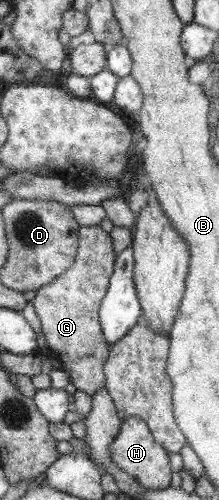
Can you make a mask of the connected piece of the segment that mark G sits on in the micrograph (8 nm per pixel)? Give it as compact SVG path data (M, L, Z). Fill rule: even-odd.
M84 226L80 245L76 265L56 278L54 283L39 290L32 303L42 322L51 352L61 359L77 390L95 397L106 387L104 366L107 365L111 351L100 323L100 306L110 289L110 279L118 255L111 234L100 226Z

